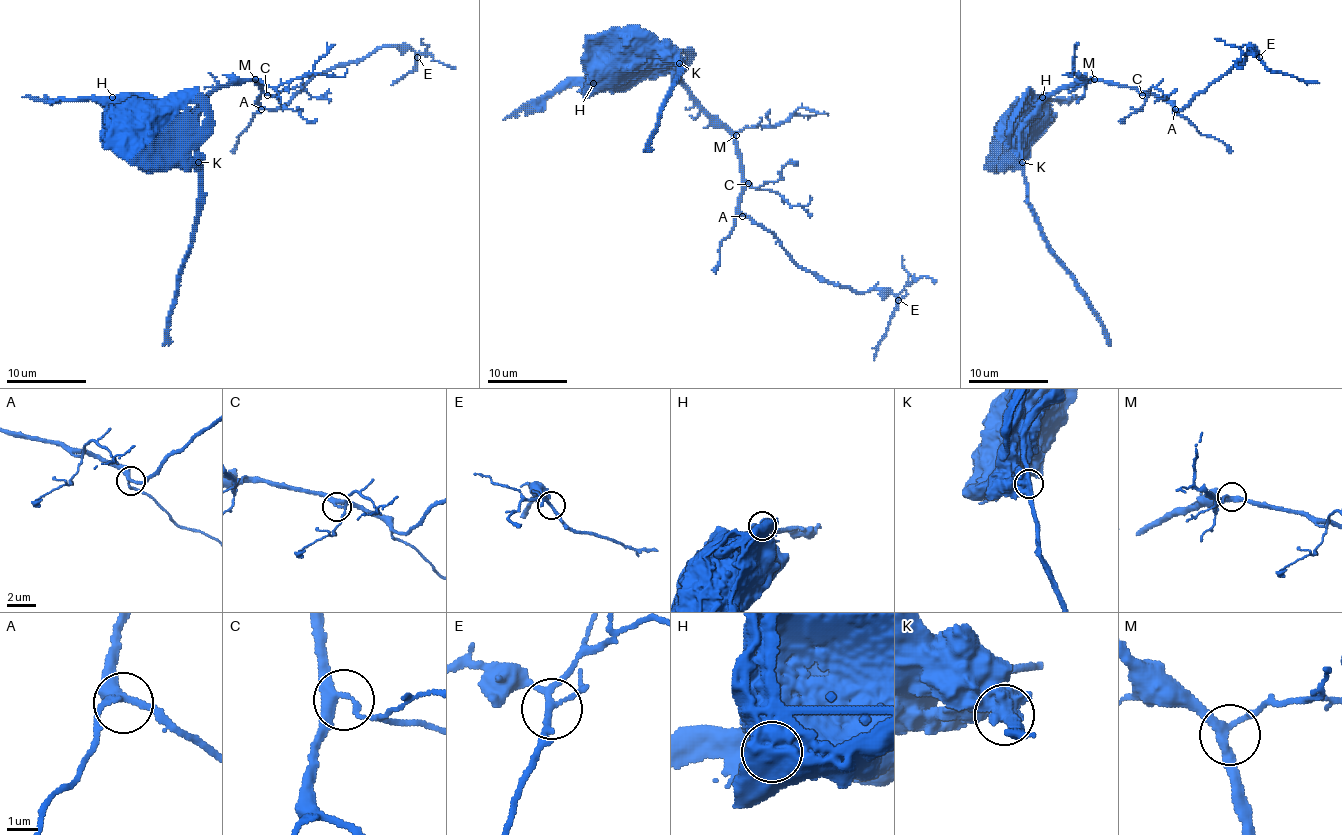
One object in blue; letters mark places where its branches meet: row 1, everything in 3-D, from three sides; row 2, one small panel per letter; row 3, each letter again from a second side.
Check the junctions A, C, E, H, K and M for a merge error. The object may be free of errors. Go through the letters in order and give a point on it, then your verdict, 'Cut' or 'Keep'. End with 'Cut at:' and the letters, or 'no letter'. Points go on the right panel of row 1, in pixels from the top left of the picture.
A: Place: (1175, 109). Keep
C: Place: (1142, 95). Keep
E: Place: (1259, 57). Keep
H: Place: (1042, 97). Keep
K: Place: (1022, 162). Cut
M: Place: (1094, 79). Keep
Cut at: K

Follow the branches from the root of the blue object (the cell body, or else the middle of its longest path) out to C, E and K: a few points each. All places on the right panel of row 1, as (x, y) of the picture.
C: (1008, 133), (1010, 147), (1032, 113), (1068, 85), (1102, 81), (1136, 89), (1142, 95)
E: (1008, 133), (1010, 147), (1032, 113), (1068, 85), (1150, 91), (1181, 109), (1237, 67), (1249, 45), (1259, 57)
K: (1008, 133), (1010, 151), (1022, 163)

